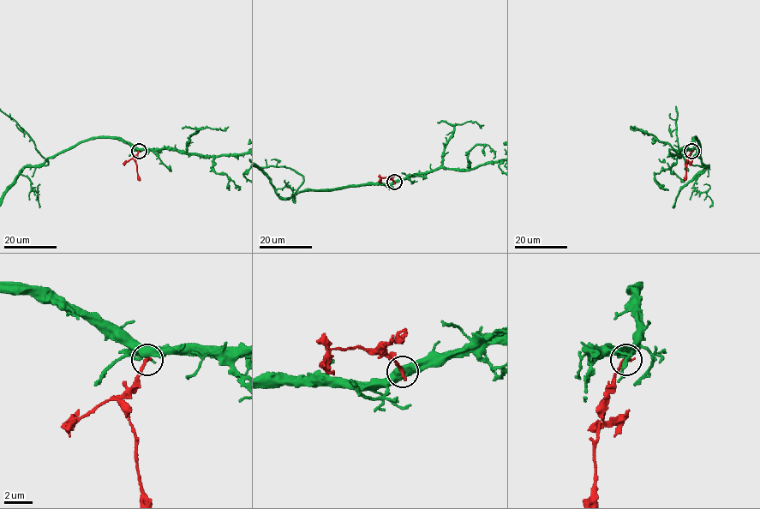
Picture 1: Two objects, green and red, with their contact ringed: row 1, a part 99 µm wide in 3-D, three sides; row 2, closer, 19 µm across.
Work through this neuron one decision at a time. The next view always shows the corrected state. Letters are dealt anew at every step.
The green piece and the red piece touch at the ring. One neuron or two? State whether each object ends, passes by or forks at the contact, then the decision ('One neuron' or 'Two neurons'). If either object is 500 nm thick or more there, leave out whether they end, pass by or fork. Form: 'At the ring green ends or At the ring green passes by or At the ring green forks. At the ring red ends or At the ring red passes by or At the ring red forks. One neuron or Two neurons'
Two neurons

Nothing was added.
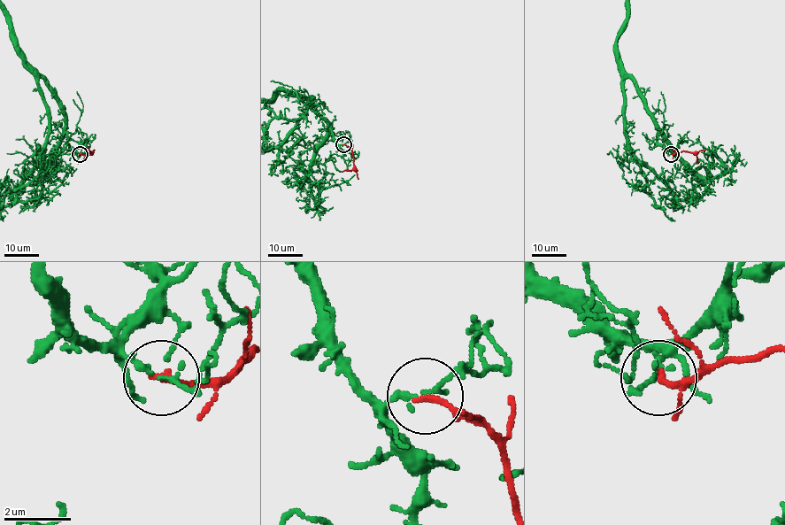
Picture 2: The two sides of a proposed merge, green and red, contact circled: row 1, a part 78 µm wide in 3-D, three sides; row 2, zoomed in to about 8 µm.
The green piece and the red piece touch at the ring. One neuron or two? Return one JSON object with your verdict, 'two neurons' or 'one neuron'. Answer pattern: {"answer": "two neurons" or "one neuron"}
{"answer": "two neurons"}

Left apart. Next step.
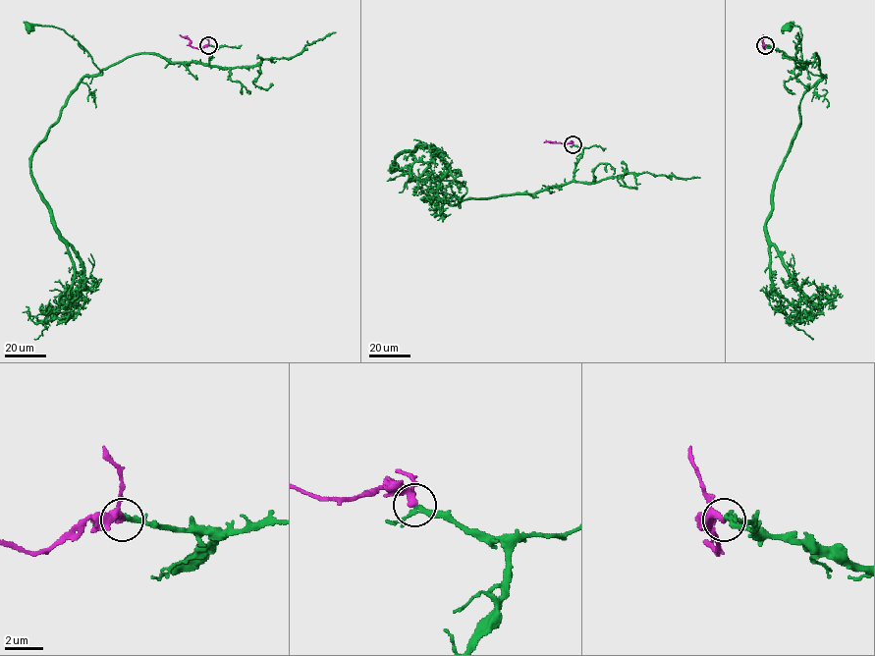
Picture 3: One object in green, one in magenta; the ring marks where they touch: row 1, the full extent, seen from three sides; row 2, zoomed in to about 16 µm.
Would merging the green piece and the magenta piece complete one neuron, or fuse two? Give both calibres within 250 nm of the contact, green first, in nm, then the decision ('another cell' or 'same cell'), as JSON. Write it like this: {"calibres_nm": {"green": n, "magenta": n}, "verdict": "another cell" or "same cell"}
{"calibres_nm": {"green": 200, "magenta": 280}, "verdict": "same cell"}

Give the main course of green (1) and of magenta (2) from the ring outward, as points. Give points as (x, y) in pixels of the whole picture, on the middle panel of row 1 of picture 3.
1: (573, 144), (582, 149), (574, 178), (530, 193), (460, 201), (466, 188), (456, 182), (423, 180), (394, 167)
2: (573, 144), (544, 142)

